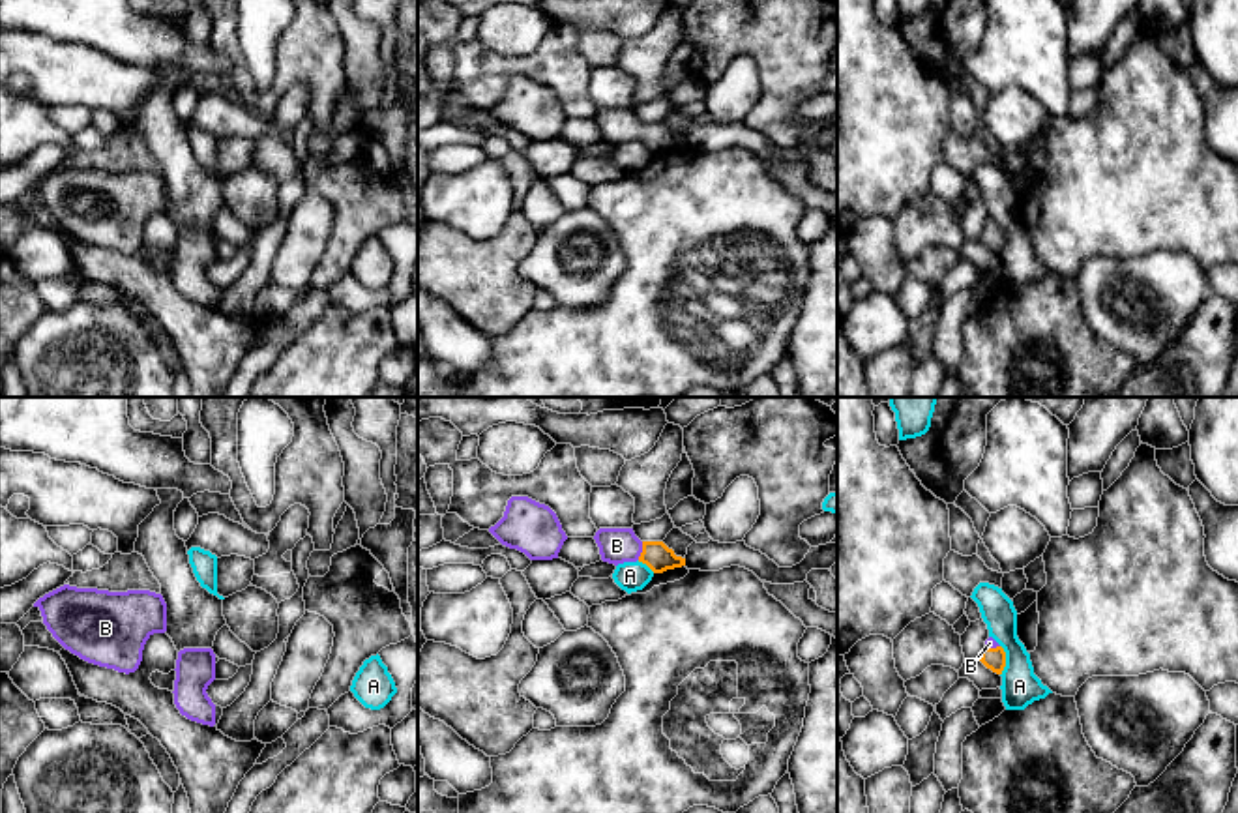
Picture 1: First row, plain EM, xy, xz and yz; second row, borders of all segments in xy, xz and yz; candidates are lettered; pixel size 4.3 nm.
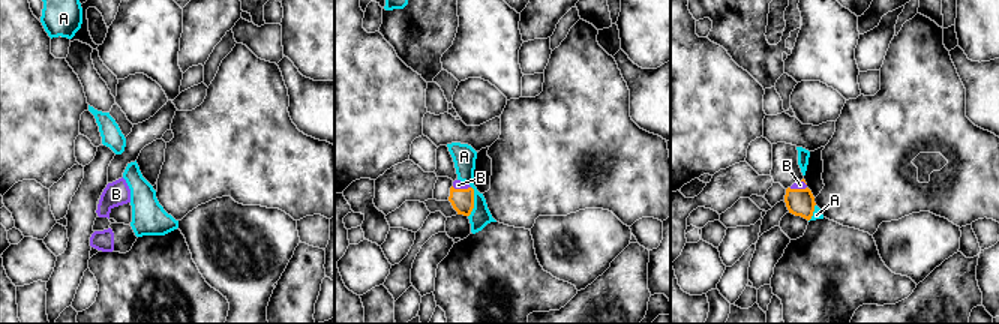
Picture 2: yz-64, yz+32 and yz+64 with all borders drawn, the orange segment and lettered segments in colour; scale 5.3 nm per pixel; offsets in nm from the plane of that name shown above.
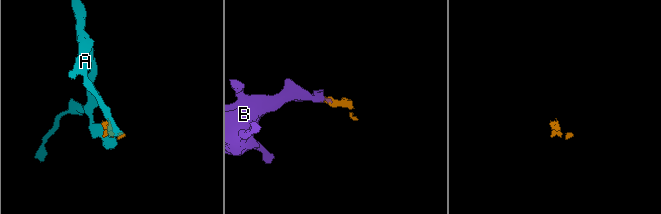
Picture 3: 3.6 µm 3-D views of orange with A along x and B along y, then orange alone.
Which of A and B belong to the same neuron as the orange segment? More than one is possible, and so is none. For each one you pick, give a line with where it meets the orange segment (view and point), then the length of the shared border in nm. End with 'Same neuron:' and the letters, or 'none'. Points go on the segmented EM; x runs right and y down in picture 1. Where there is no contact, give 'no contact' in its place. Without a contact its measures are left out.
B: contact xz (643, 551); length 80 nm
Same neuron: B

